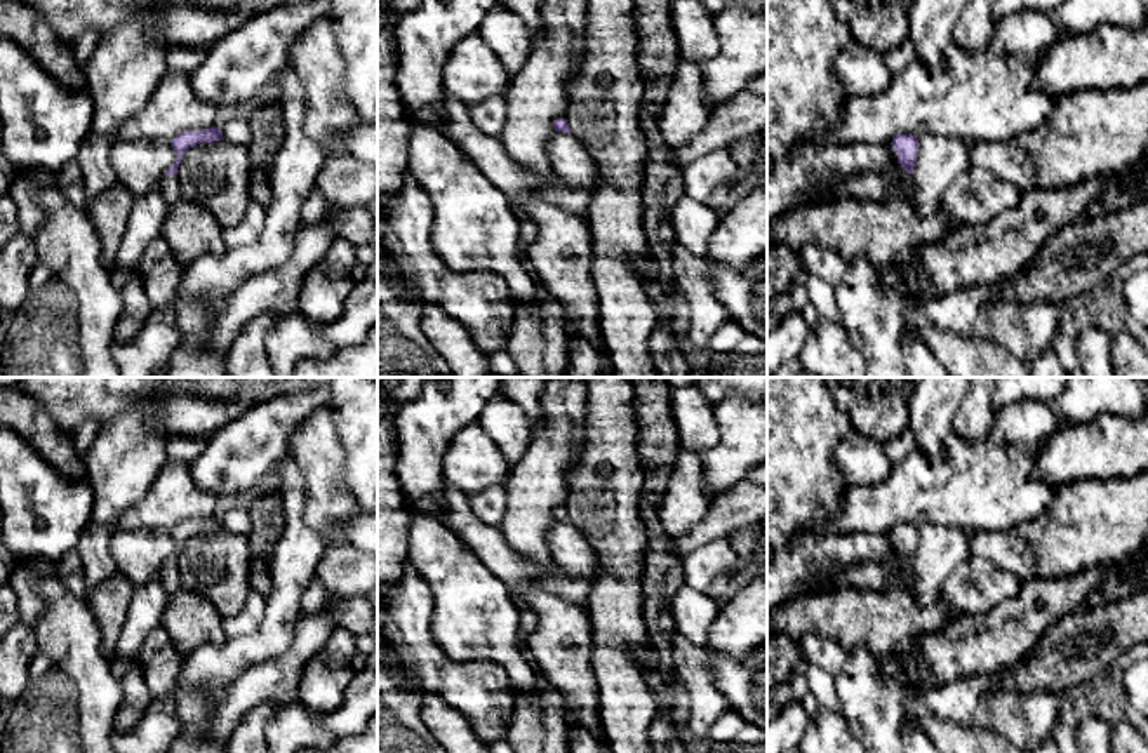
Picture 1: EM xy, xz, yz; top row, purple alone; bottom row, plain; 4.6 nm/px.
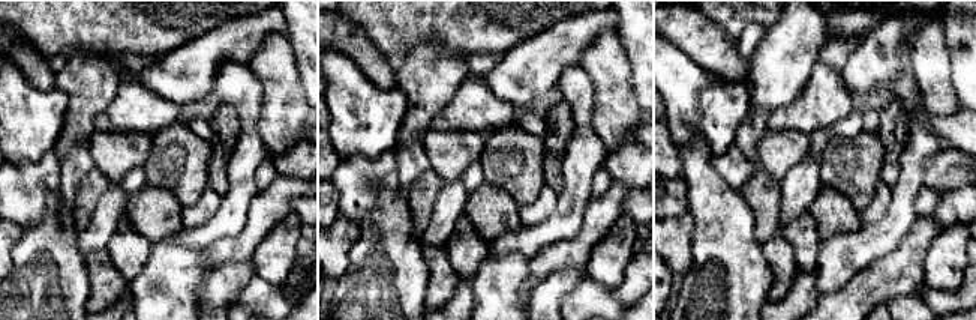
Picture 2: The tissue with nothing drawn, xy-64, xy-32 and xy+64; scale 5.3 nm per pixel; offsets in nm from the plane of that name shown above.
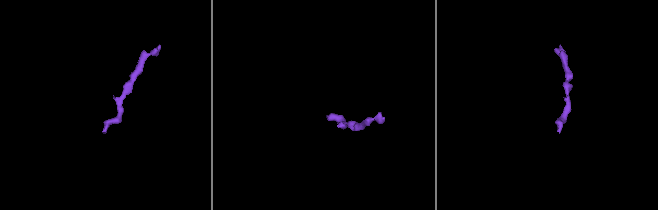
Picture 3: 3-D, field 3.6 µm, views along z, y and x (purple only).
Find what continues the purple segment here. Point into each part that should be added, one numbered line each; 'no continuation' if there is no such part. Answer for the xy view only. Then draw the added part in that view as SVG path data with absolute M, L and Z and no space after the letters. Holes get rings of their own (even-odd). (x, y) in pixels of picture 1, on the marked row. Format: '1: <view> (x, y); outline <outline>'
1: xy (169, 186); outline M174 174L164 176L158 190L169 205L174 205L177 200L181 200L179 179Z

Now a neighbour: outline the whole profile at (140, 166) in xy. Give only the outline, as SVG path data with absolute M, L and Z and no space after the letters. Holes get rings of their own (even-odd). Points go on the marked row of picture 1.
M115 139L110 148L110 162L117 174L117 181L134 198L155 190L176 160L177 151L172 148L170 141Z

